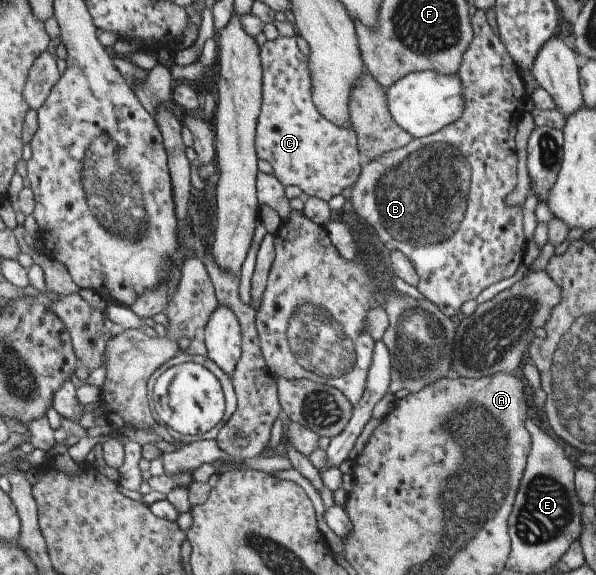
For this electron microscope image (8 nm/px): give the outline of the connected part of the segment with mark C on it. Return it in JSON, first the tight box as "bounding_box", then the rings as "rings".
{"bounding_box":[255,36,361,202],"rings":[[[278,36],[275,40],[266,41],[263,46],[260,47],[260,60],[262,60],[262,102],[261,111],[257,118],[255,126],[255,151],[257,157],[260,160],[267,160],[272,166],[276,176],[284,186],[298,186],[302,192],[306,192],[309,197],[318,197],[322,200],[329,202],[329,200],[336,195],[340,195],[344,188],[348,186],[354,186],[361,173],[360,167],[360,152],[357,144],[357,134],[353,129],[353,126],[338,126],[337,123],[330,122],[328,118],[324,118],[321,112],[318,110],[314,100],[312,98],[312,78],[310,78],[310,70],[308,70],[308,56],[304,55],[298,48],[296,36],[283,37]]]}

